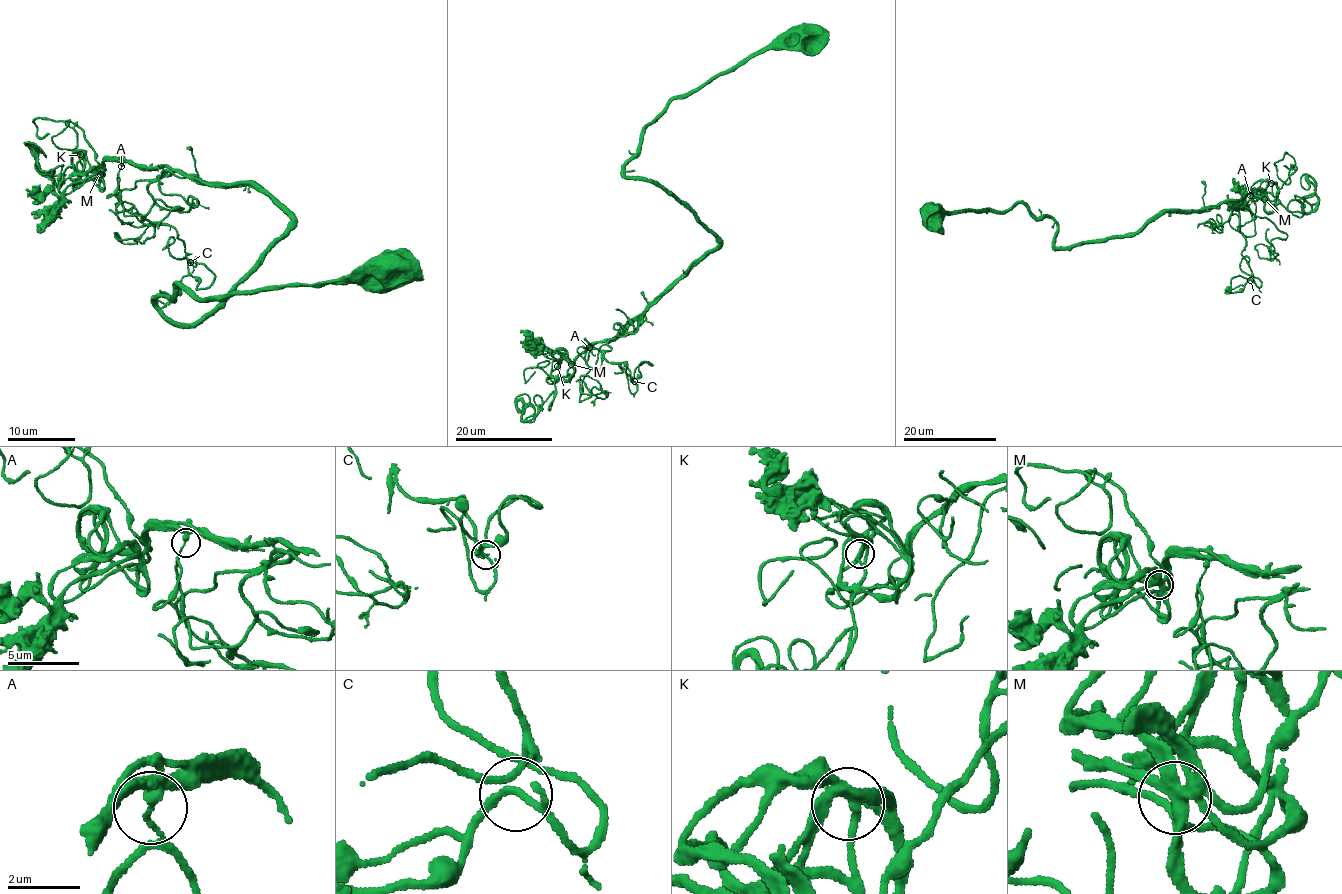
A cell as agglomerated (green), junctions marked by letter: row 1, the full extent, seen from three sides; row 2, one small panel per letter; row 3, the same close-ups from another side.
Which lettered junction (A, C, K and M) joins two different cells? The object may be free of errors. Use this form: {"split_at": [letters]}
{"split_at": []}

